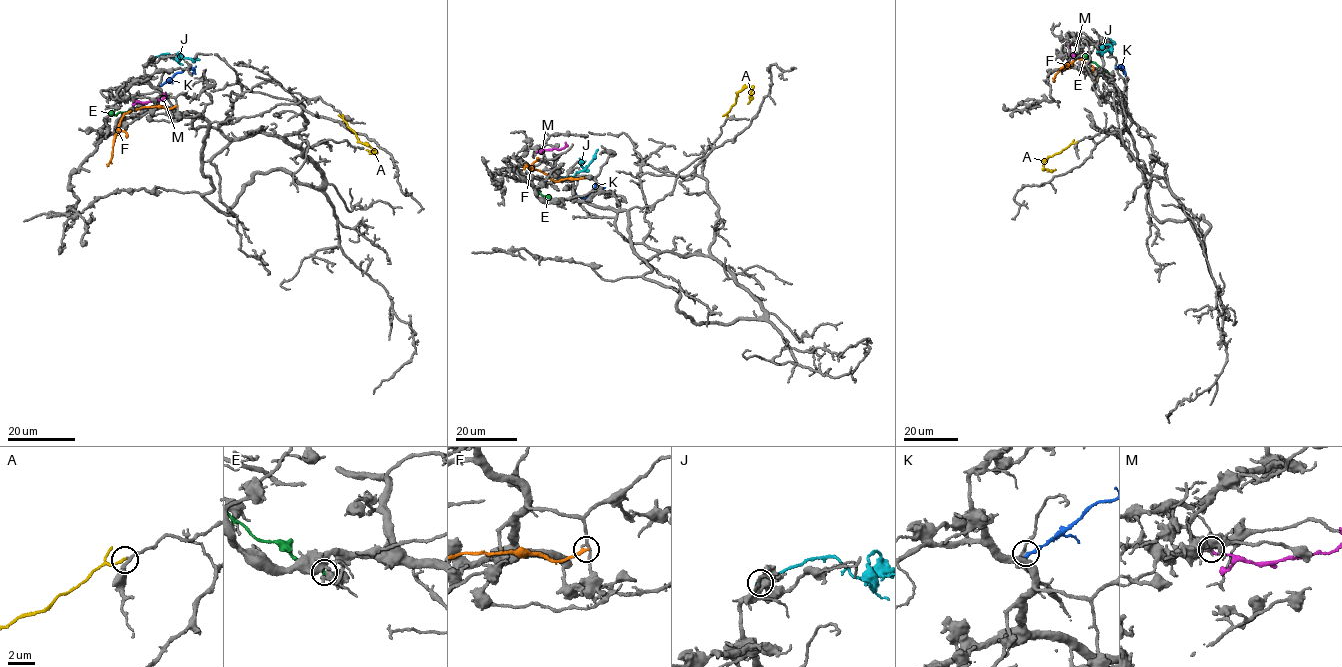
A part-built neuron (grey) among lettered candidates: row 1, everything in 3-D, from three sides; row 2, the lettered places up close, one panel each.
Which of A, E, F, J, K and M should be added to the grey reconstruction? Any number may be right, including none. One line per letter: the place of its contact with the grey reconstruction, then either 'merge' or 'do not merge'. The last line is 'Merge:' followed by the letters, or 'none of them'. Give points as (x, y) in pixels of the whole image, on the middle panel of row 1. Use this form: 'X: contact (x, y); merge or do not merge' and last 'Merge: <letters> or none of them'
A: contact (727, 118); merge
E: contact (558, 203); do not merge
F: contact (586, 177); do not merge
J: contact (558, 176); do not merge
K: contact (573, 195); do not merge
M: contact (536, 152); do not merge
Merge: A

